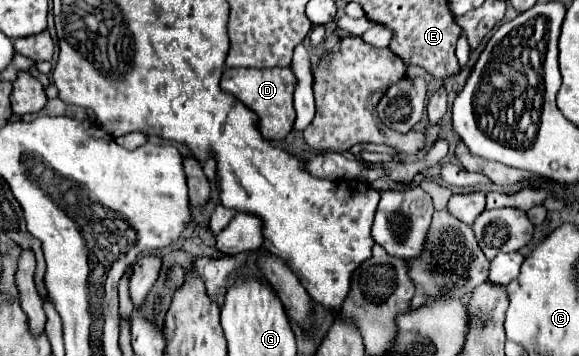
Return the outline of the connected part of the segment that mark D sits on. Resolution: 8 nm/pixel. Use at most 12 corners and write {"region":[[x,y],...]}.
{"region":[[227,68],[221,88],[271,142],[293,130],[291,68]]}

